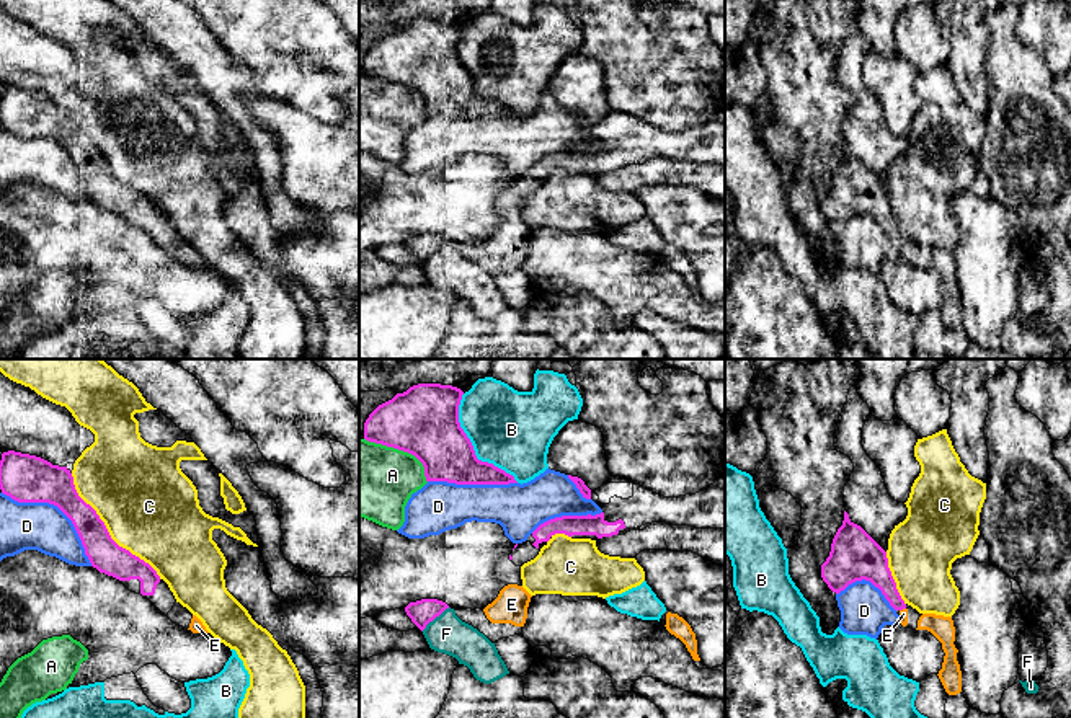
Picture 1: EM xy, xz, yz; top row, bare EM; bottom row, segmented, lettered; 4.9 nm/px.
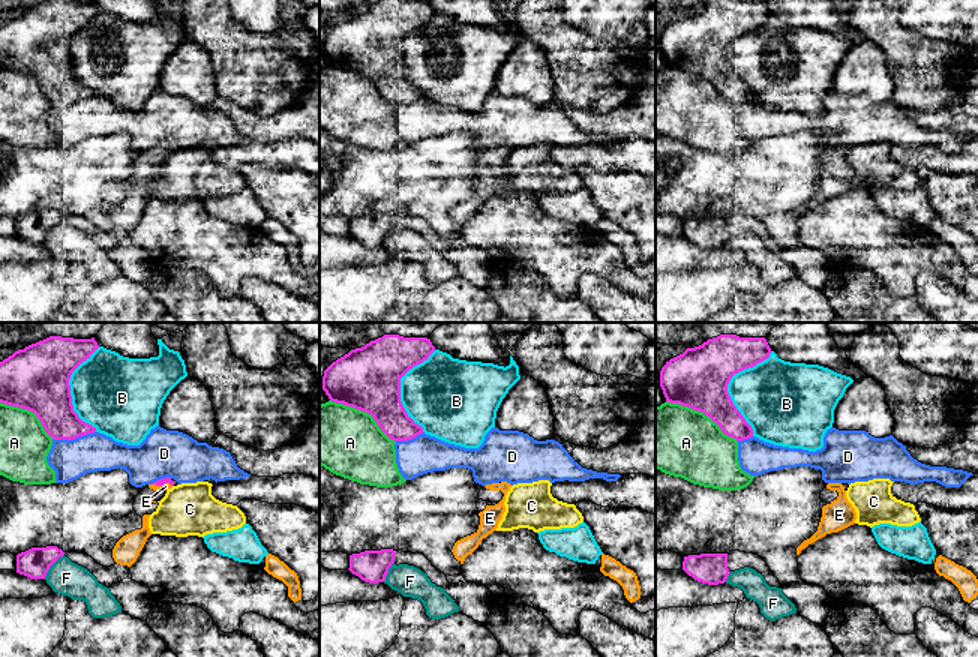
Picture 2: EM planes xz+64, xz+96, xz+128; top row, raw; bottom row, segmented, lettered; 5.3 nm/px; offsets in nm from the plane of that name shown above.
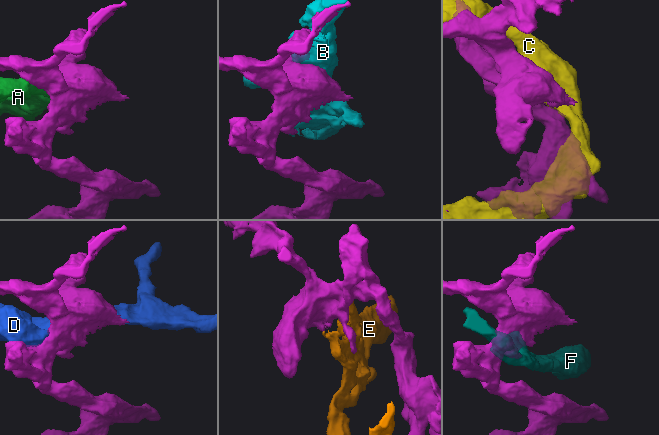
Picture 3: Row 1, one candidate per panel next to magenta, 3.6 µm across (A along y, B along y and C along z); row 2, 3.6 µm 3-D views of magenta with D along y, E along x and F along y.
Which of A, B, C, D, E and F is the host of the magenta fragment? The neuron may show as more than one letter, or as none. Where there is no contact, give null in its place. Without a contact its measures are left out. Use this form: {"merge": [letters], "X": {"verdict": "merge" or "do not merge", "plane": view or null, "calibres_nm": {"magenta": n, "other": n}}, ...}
{"merge": ["E"], "A": {"verdict": "do not merge", "plane": "xz", "calibres_nm": {"magenta": 340, "other": 380}}, "B": {"verdict": "do not merge", "plane": "xz", "calibres_nm": {"magenta": 320, "other": 380}}, "C": {"verdict": "do not merge", "plane": "xy", "calibres_nm": {"magenta": 160, "other": 480}}, "D": {"verdict": "do not merge", "plane": "xy", "calibres_nm": {"magenta": 240, "other": 240}}, "E": {"verdict": "merge", "plane": "yz", "calibres_nm": {"magenta": 140, "other": 50}}, "F": {"verdict": "do not merge", "plane": "xz", "calibres_nm": {"magenta": 120, "other": 190}}}

